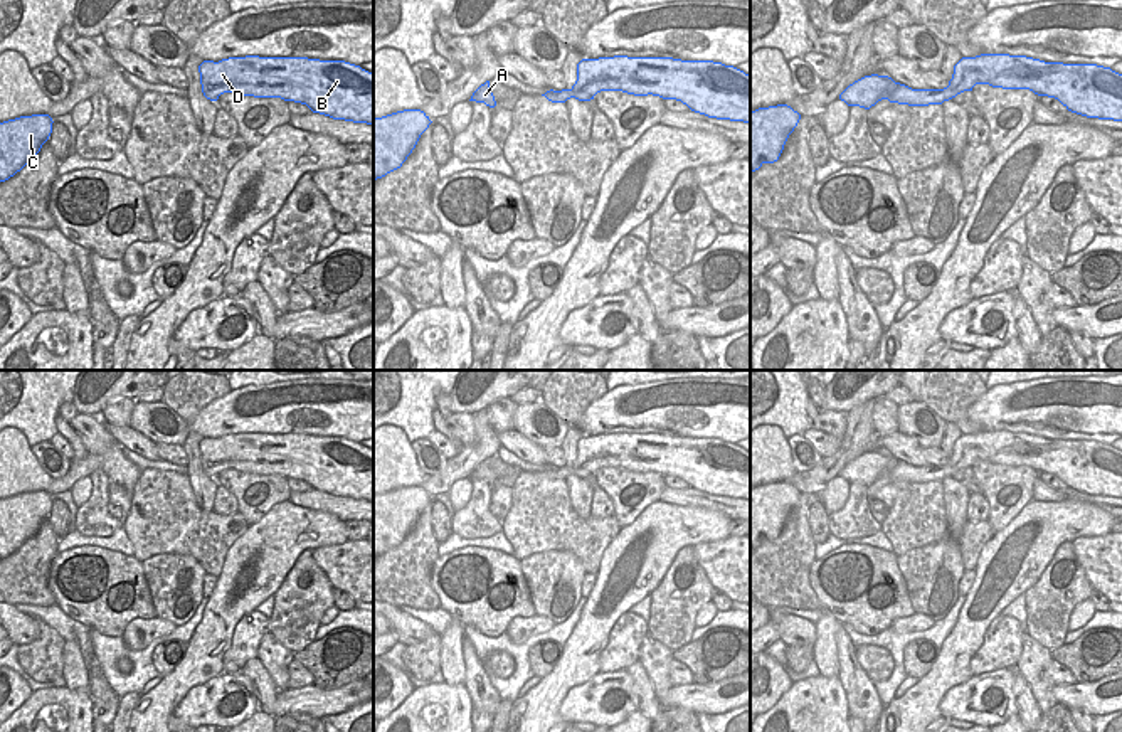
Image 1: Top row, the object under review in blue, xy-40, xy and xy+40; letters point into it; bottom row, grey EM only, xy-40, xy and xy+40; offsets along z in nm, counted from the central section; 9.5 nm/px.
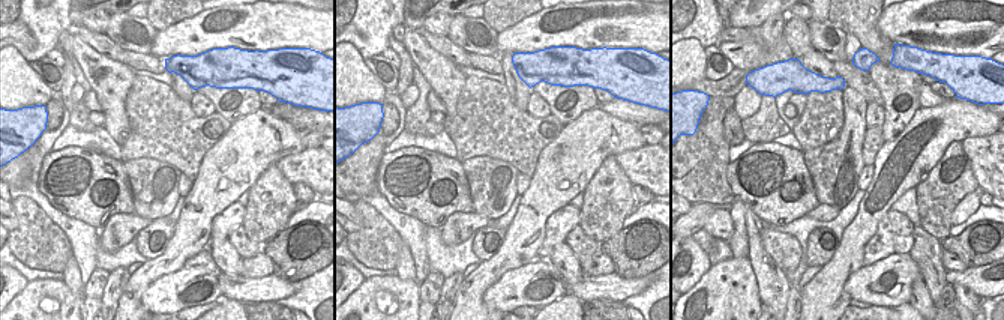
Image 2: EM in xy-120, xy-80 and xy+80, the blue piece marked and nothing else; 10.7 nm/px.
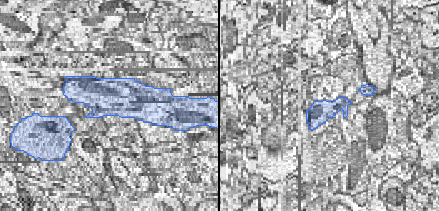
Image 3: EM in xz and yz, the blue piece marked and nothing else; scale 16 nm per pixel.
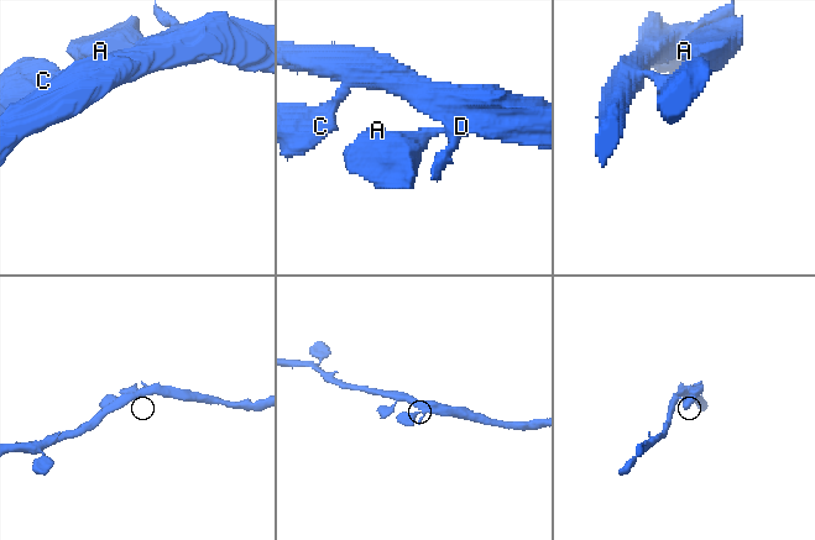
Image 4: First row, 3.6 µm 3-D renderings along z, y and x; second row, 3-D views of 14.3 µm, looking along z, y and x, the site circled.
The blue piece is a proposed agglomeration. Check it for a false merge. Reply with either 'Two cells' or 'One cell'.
One cell.

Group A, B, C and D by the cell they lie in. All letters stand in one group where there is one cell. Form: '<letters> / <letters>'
A B C D

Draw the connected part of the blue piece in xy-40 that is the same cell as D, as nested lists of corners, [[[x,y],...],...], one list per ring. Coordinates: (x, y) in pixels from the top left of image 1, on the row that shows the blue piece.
[[[229,57],[219,62],[204,61],[198,66],[202,93],[217,101],[224,93],[254,98],[281,98],[306,104],[313,113],[367,123],[373,126],[373,72],[345,61],[320,61],[308,57]]]

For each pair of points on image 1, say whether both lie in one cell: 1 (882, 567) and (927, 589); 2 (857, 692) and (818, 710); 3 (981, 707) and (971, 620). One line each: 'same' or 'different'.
1: different
2: different
3: different

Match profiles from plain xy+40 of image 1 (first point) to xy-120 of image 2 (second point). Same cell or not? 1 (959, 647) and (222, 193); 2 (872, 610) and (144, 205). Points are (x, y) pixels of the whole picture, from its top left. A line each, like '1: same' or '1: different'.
1: same
2: different

